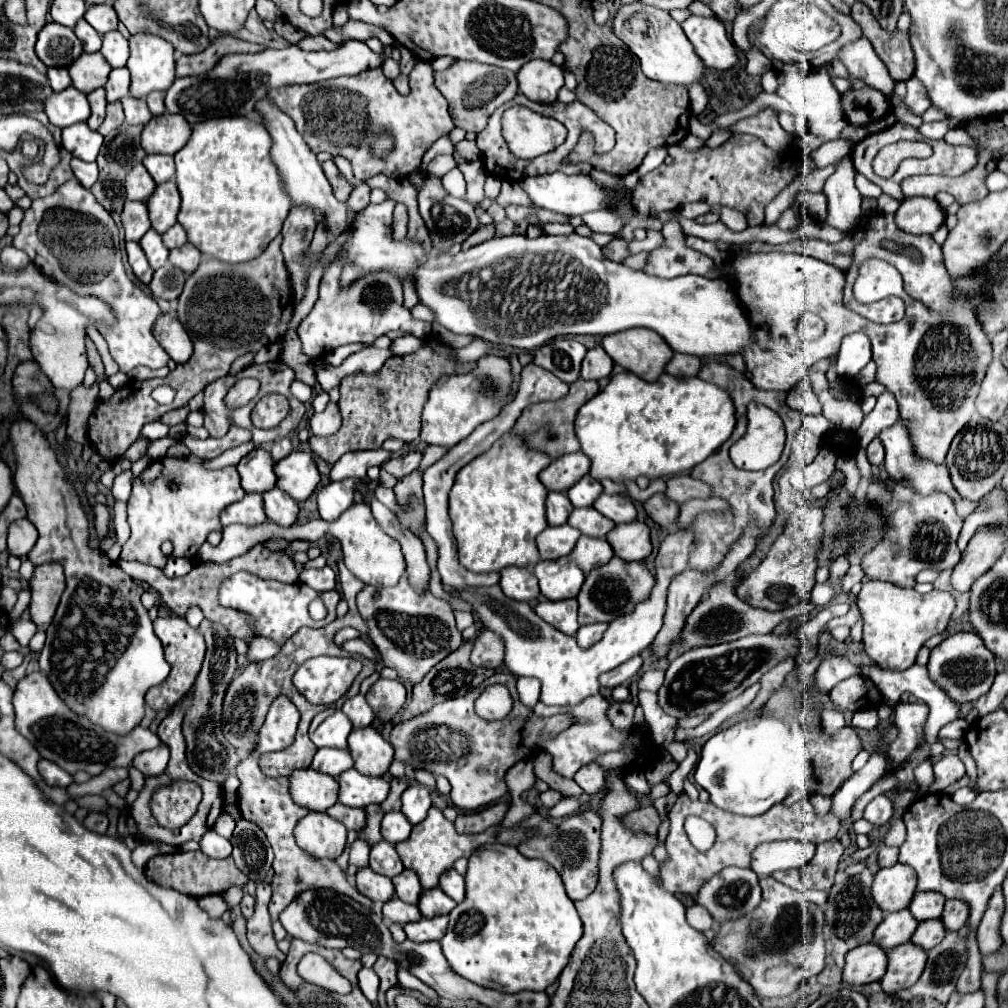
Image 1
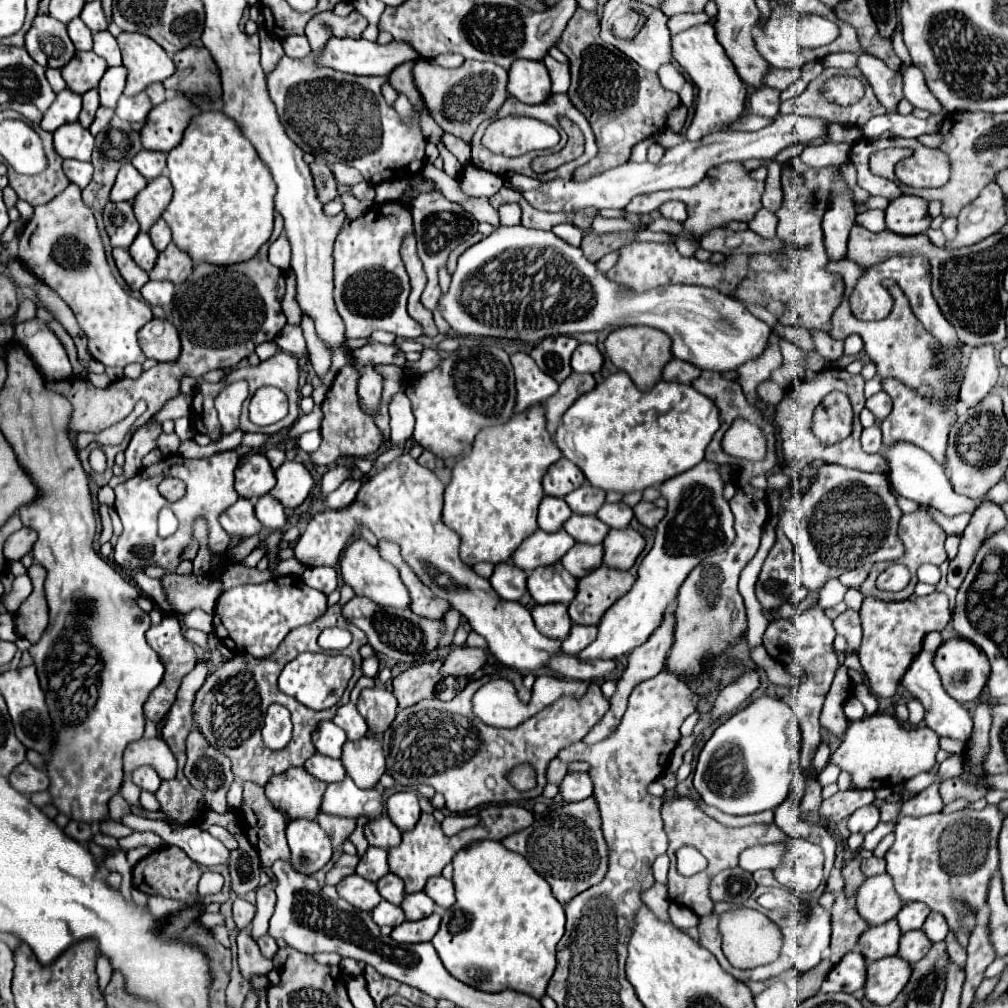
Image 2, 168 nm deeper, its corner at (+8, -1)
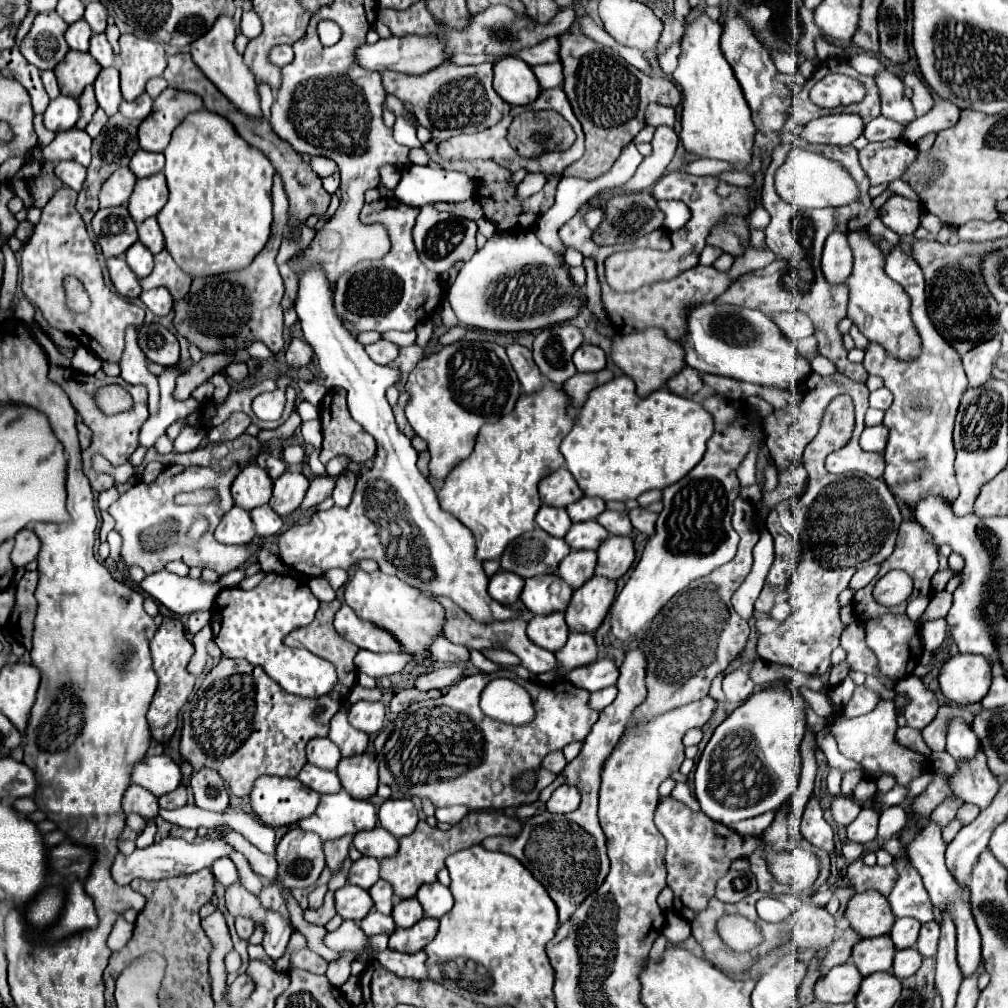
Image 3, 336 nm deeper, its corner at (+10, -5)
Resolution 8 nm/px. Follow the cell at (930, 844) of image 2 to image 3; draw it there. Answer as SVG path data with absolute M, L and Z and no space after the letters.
M914 822L900 832L902 854L898 858L894 858L894 862L892 862L898 878L888 896L888 902L890 902L896 918L910 916L910 918L916 918L922 924L926 924L928 918L934 918L934 906L930 902L930 896L922 884L918 870L912 868L908 854L906 854L908 842L912 842L916 838L916 834L920 834L920 830L922 830L922 824Z

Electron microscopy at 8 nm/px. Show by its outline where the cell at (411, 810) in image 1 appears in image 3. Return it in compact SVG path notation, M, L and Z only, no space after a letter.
M400 798L400 800L386 800L378 810L380 826L386 828L396 838L408 836L414 832L418 824L418 812L412 800Z

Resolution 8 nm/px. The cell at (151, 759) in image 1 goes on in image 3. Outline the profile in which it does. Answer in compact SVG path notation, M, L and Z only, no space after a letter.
M130 784L124 800L122 800L122 808L126 814L136 812L142 818L156 818L158 816L158 800L152 792L148 792L146 788L138 786L138 784Z

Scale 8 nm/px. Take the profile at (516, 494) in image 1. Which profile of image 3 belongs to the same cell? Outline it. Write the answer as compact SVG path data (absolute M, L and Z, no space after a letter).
M544 386L532 398L520 396L512 414L490 424L490 428L484 426L476 438L474 452L446 476L438 492L440 506L474 534L480 562L500 558L512 540L536 528L534 516L542 504L538 482L564 464L558 446L572 428L572 418L566 410L568 398L554 386Z

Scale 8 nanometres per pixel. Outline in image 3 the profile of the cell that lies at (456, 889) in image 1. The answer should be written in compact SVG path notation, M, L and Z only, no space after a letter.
M440 882L420 886L416 898L420 900L420 904L424 908L424 914L430 916L430 918L442 918L454 906L450 890L446 886L442 886Z

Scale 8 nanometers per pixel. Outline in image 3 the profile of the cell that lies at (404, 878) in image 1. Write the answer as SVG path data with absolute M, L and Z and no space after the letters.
M378 880L370 890L370 896L374 900L374 908L382 914L390 914L392 906L394 906L394 890L390 886L390 882L386 880Z

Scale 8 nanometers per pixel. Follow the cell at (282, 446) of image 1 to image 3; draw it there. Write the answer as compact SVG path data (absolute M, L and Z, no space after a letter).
M270 456L270 458L266 460L266 470L268 470L270 478L276 480L276 478L286 470L286 462L284 462L282 458L272 458L272 456Z

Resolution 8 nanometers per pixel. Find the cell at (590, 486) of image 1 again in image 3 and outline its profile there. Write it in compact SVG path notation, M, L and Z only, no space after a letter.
M582 496L580 500L572 502L566 510L568 510L572 522L584 522L584 520L598 518L598 514L602 514L606 510L606 506L604 506L604 500L600 500L600 498Z

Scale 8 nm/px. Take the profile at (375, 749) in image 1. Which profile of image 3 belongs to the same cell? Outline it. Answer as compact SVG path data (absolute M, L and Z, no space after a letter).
M356 754L342 758L336 768L342 788L352 798L370 798L378 788L378 762L370 754Z

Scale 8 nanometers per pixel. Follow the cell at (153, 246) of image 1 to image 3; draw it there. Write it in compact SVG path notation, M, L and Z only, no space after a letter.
M136 242L130 250L126 250L126 262L128 262L128 266L132 268L132 272L138 276L138 278L146 278L150 272L152 272L152 252L144 246L144 244L140 244L140 242Z

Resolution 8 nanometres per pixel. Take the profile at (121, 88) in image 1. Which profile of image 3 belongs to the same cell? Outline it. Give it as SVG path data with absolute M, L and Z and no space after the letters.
M104 68L96 82L96 100L100 104L100 108L108 114L114 116L118 112L118 106L122 102L122 94L120 94L120 74L116 68Z

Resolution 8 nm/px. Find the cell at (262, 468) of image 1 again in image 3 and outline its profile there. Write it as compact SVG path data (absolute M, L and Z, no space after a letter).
M248 464L232 482L232 498L240 508L252 510L262 504L268 504L272 496L272 478L266 468L258 464Z

